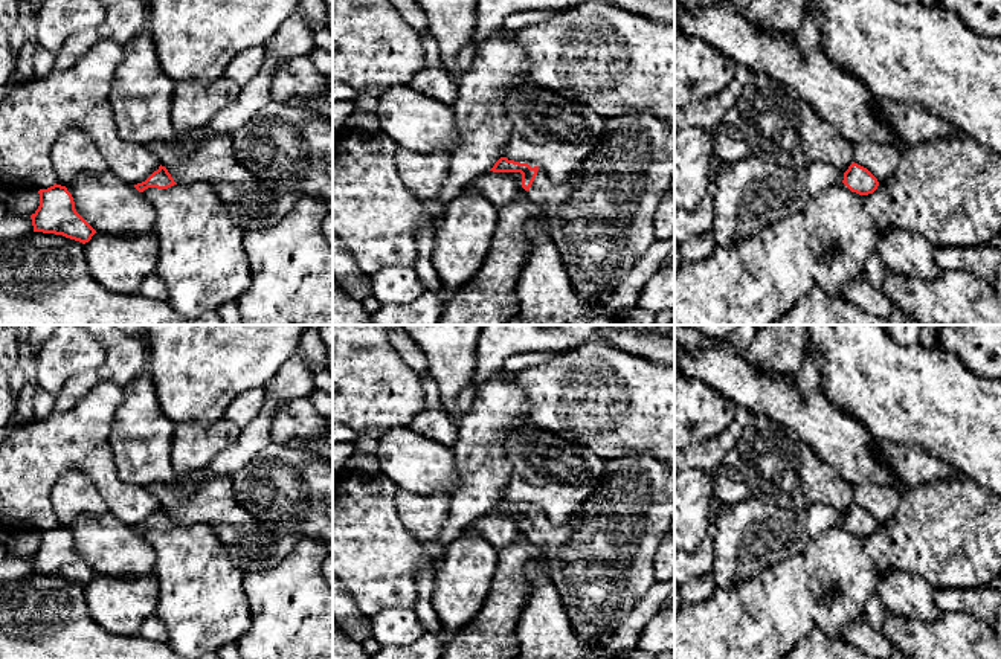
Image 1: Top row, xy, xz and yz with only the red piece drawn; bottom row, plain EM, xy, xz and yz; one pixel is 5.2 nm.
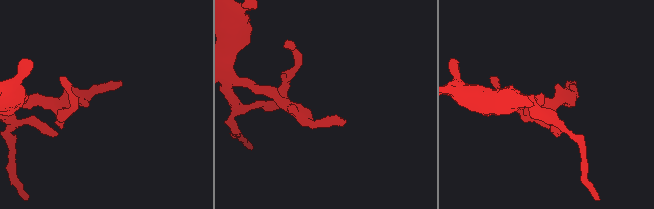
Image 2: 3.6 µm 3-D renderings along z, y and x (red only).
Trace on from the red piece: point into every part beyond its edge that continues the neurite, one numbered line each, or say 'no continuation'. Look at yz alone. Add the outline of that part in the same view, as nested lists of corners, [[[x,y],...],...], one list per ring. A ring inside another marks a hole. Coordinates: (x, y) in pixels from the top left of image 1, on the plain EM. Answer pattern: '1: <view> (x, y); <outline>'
no continuation

